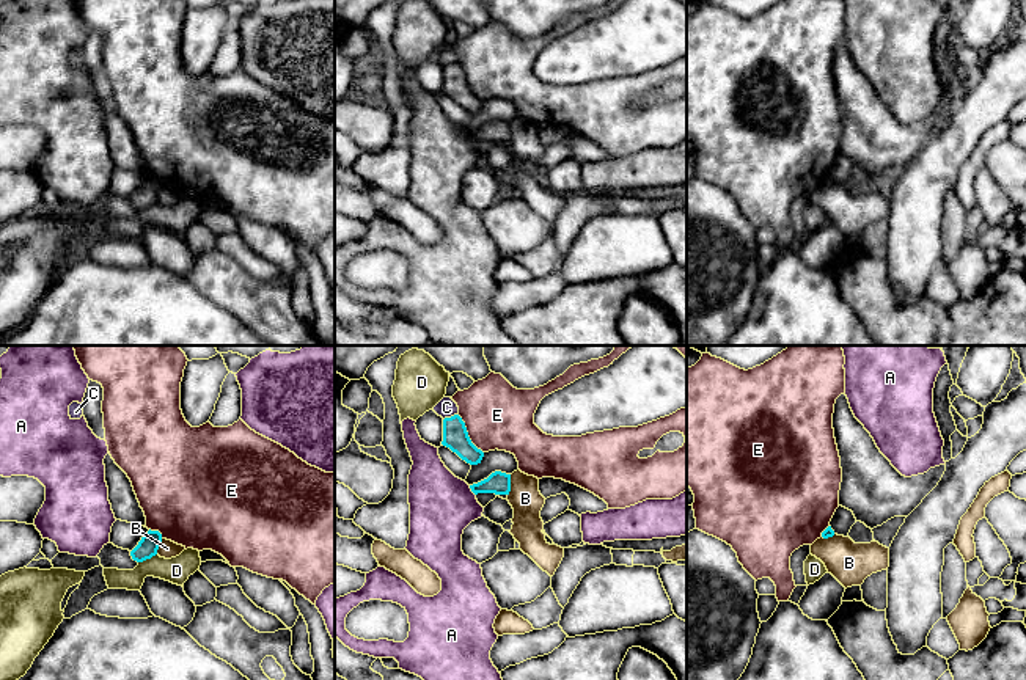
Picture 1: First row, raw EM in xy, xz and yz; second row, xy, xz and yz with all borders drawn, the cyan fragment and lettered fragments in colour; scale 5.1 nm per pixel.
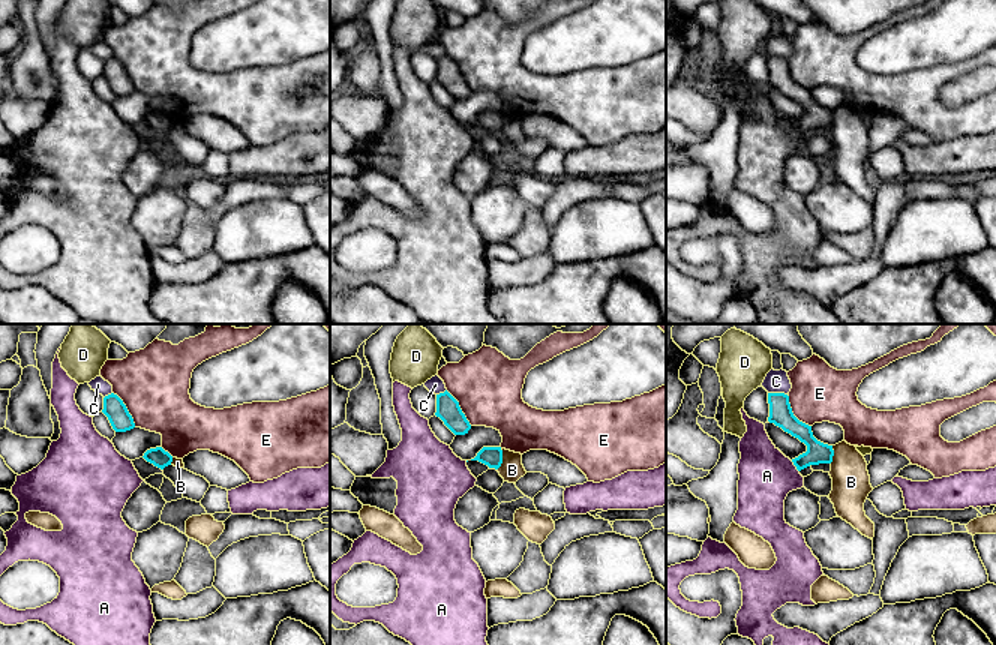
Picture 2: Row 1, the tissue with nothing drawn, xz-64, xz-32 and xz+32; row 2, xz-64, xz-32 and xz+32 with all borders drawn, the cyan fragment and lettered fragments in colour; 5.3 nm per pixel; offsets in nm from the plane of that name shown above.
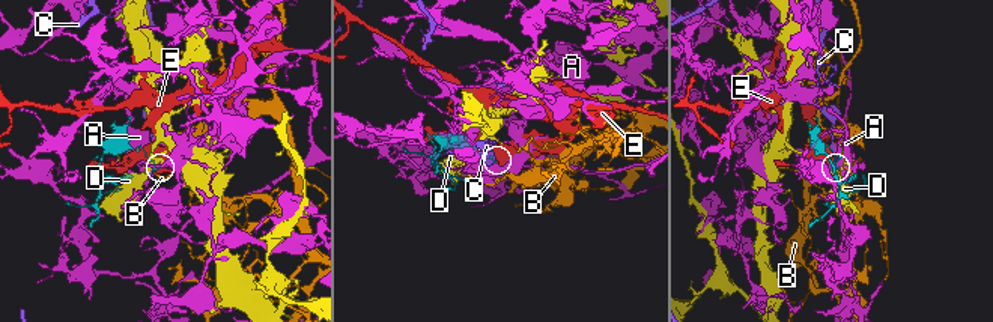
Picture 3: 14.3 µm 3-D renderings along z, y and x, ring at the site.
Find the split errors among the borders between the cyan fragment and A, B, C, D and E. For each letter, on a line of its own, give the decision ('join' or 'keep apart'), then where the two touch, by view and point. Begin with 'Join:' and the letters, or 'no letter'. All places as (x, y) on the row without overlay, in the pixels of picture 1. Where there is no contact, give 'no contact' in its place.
Join: no letter
A: keep apart; meets cyan in xz at (472, 138)
B: keep apart; meets cyan in xz at (509, 134)
C: keep apart; meets cyan in xz at (451, 65)
D: keep apart; meets cyan in xy at (146, 206)
E: keep apart; meets cyan in xz at (467, 82)

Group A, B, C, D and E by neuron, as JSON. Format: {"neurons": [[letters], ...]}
{"neurons": [["A"], ["B"], ["C"], ["D"], ["E"]]}

